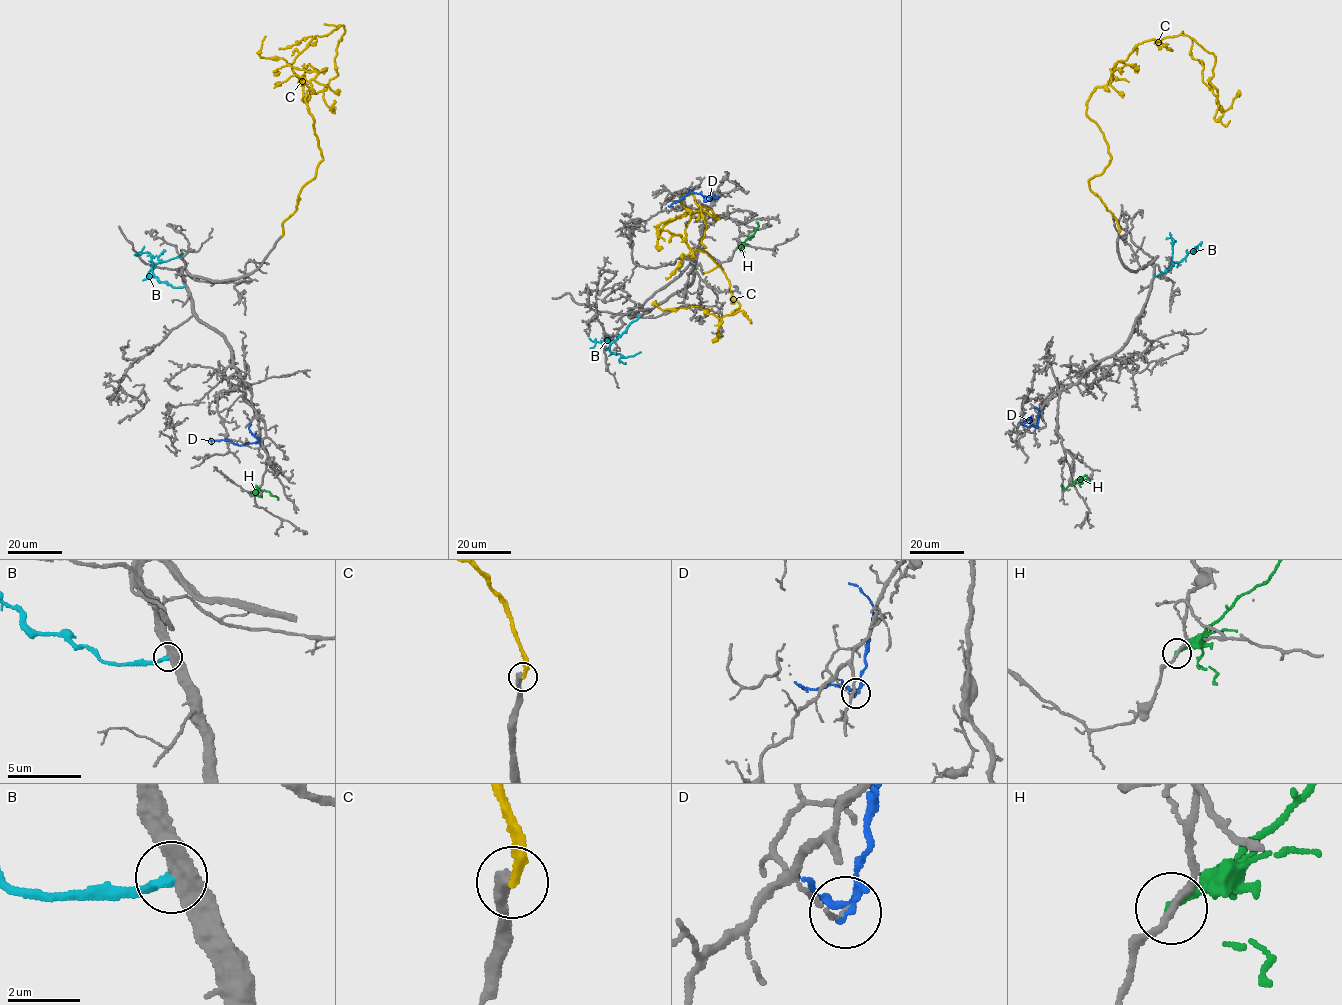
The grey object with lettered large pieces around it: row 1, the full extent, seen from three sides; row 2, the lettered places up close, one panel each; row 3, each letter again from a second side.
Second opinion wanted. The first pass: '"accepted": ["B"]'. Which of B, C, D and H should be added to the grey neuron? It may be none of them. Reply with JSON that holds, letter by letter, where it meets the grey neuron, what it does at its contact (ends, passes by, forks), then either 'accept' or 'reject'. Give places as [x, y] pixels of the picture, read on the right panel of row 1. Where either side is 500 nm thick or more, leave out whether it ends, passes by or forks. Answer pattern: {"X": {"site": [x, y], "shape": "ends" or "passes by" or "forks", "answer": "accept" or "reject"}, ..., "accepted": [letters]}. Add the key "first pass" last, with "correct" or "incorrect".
{"B": {"site": [1154, 275], "answer": "reject"}, "C": {"site": [1119, 232], "shape": "ends", "answer": "reject"}, "D": {"site": [1036, 427], "shape": "ends", "answer": "reject"}, "H": {"site": [1081, 481], "shape": "ends", "answer": "reject"}, "accepted": [], "first pass": "incorrect"}

